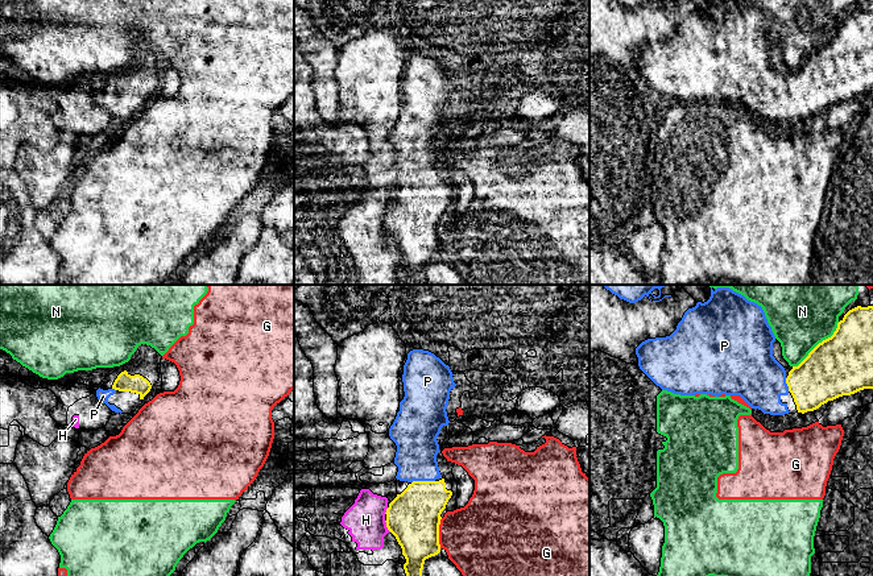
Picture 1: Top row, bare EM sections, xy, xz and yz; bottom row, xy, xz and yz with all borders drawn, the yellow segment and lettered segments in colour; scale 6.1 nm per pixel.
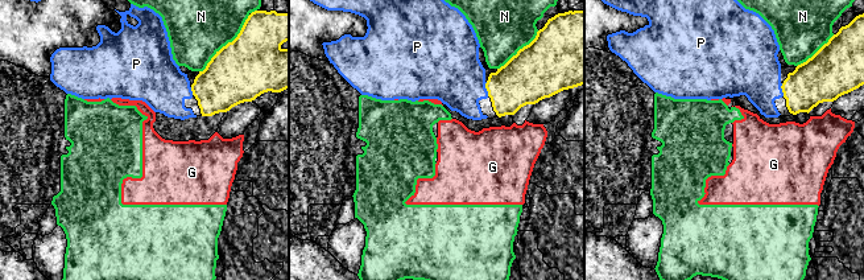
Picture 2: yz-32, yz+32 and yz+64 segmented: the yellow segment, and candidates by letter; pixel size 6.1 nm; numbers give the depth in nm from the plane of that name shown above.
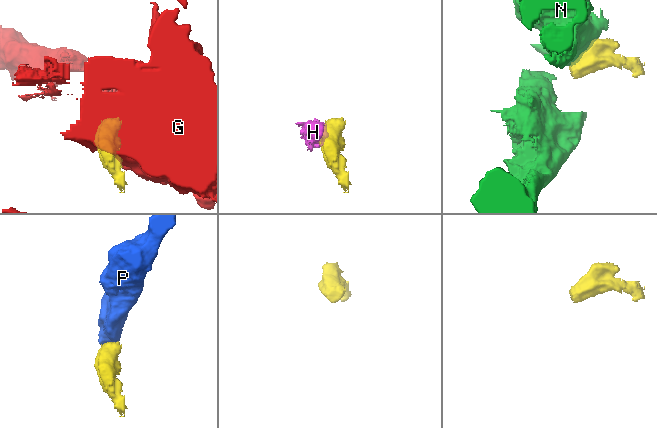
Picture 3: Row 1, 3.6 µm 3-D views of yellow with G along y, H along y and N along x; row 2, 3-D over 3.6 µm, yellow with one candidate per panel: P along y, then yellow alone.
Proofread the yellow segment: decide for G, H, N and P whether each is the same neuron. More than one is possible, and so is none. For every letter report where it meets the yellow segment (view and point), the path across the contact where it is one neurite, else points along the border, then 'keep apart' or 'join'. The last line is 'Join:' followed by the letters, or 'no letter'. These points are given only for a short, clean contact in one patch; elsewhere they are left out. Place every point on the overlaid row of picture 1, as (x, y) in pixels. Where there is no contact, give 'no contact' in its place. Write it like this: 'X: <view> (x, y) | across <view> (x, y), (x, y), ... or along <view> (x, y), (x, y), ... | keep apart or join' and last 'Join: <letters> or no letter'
G: xz (438, 533) | along xz (442, 518), (439, 525), (439, 547) | keep apart
H: xz (387, 526) | along xz (384, 521), (391, 531) | keep apart
N: yz (818, 344) | keep apart
P: xz (422, 481) | across xz (413, 517), (422, 502), (422, 481), (417, 447) | join
Join: P

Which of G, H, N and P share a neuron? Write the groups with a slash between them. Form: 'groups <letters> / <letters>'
groups G N / H / P

